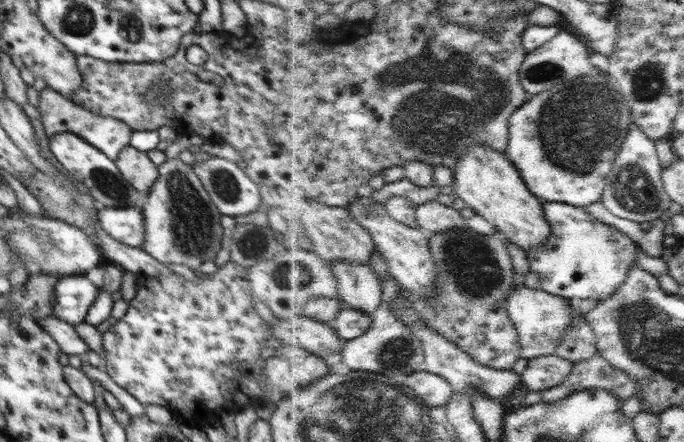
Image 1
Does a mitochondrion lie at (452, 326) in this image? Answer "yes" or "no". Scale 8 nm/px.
no

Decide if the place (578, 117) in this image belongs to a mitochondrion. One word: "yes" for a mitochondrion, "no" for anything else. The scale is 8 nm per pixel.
yes

